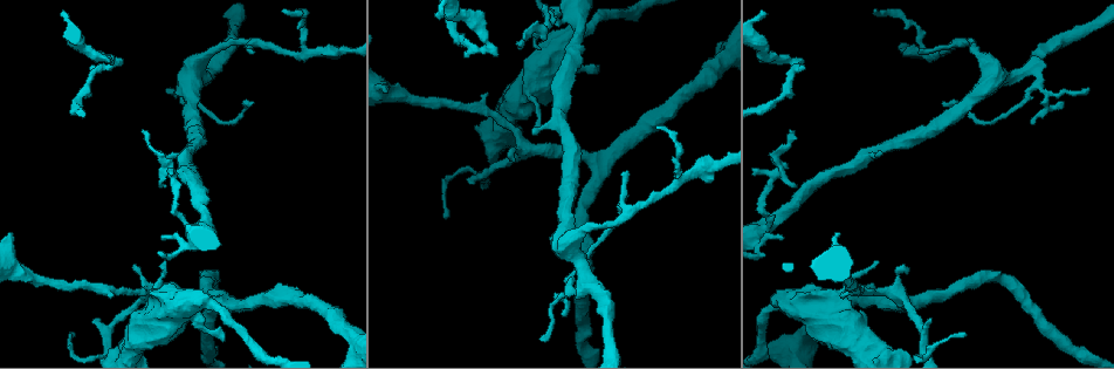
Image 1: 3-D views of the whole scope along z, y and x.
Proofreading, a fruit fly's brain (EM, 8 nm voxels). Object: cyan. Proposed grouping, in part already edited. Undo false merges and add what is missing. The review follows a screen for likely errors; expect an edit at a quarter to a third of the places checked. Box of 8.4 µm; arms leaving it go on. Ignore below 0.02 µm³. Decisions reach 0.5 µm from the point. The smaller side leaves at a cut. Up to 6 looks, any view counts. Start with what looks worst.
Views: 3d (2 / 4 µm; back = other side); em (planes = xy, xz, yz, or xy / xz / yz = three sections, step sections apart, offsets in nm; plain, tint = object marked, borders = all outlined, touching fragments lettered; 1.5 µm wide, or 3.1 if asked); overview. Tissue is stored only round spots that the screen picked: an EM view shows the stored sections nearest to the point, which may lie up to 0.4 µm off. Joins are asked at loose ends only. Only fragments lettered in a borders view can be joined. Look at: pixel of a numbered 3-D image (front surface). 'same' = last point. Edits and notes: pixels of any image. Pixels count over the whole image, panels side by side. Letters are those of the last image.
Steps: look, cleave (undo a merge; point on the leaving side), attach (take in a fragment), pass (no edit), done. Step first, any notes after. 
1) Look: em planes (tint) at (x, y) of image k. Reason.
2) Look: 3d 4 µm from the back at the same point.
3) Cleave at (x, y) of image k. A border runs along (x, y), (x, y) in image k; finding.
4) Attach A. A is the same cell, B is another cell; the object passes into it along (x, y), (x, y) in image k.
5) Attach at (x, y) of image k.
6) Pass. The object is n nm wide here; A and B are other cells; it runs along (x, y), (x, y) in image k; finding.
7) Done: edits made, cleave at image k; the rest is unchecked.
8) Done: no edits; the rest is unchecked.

Look: em planes (plain) at (140, 269) of image 1. An open end.

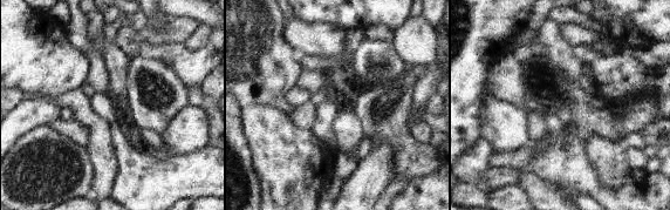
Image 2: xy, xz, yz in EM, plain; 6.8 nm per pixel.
Look: em planes (borders) at the same point. What lies round it.

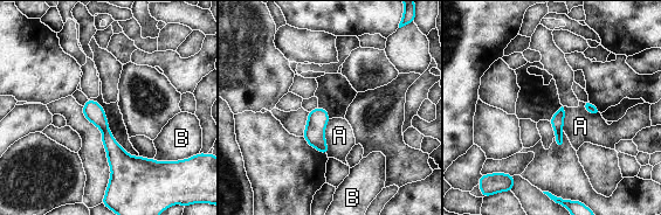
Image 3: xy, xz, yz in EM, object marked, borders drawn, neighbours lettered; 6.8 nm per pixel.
Pass. A and B are other cells; no lettered fragment goes on from it.

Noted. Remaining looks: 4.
Look: em xz step 4 (borders) at (765, 13) of image 1. An open end.

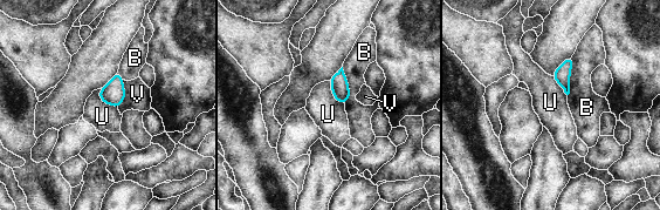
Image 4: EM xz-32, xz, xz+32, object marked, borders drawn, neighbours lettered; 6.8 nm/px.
Look: em planes (borders) at the same point. Cut it another way.

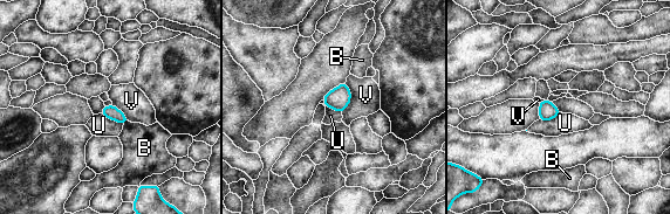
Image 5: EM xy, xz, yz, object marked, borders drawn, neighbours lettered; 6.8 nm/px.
Pass. B, U and V are other cells; a border runs along (98, 114), (123, 124) in image 5; no lettered fragment goes on from it.

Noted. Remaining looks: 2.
Look: 3d 2 µm at (558, 300) of image 1. Abrupt turn.

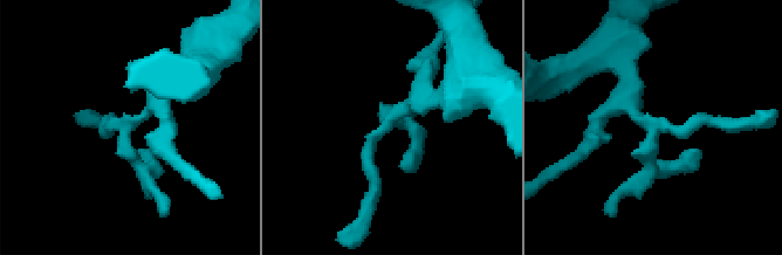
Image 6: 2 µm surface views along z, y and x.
Look: em planes (borders) at (652, 125) of image 6. Shape alone is not enough.

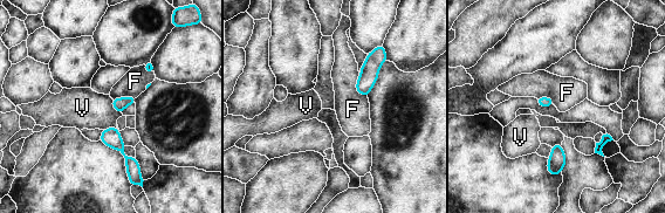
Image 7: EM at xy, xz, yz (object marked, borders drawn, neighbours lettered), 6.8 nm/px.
Pass. The object is 80 nm wide here; F and V are other cells; a border runs along (110, 98), (111, 105), (121, 114) in image 7; all the same neuron.

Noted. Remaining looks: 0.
Done: no edits; the rest is unchecked.

